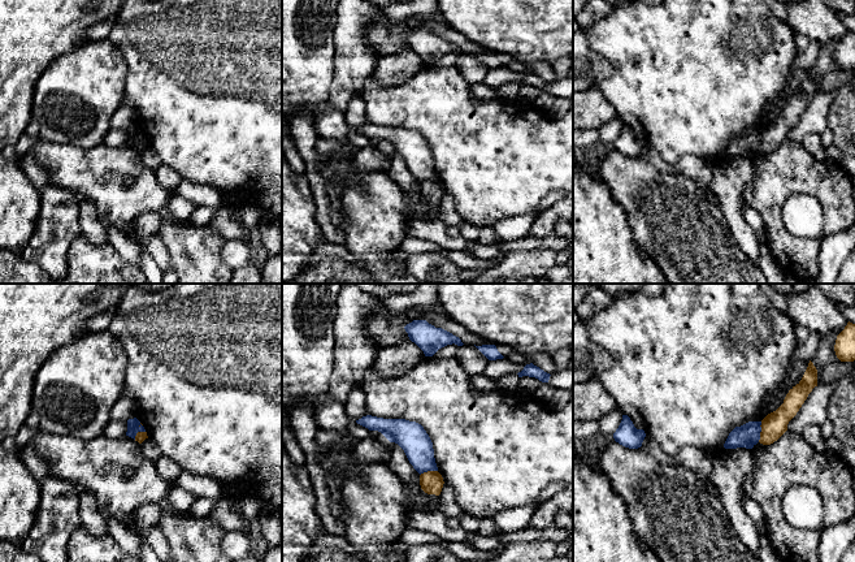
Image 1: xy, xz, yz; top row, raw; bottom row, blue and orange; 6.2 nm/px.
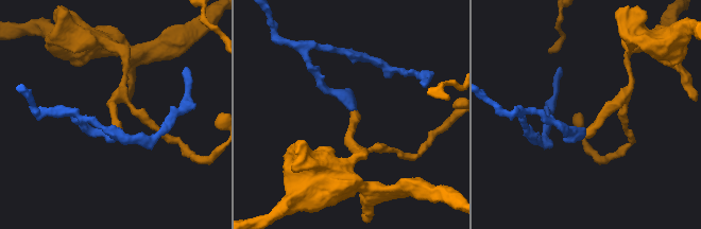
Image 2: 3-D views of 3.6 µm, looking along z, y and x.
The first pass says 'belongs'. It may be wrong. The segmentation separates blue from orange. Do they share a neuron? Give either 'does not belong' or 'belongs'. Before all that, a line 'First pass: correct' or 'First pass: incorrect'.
First pass: incorrect
does not belong

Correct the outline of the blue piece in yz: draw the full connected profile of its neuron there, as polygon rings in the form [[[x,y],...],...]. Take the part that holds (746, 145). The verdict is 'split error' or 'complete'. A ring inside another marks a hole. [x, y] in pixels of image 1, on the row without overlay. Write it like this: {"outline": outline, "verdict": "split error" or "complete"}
{"outline": [[[748,130],[741,135],[735,135],[728,144],[724,156],[737,157],[746,156],[752,157],[760,148],[761,130]]], "verdict": "complete"}

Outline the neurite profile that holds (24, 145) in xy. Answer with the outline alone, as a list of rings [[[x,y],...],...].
[[[21,135],[14,144],[14,150],[19,157],[25,156],[35,144],[35,140],[27,135]]]

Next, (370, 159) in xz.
[[[366,146],[352,156],[353,170],[359,173],[386,173],[391,164],[391,151],[386,146]]]

